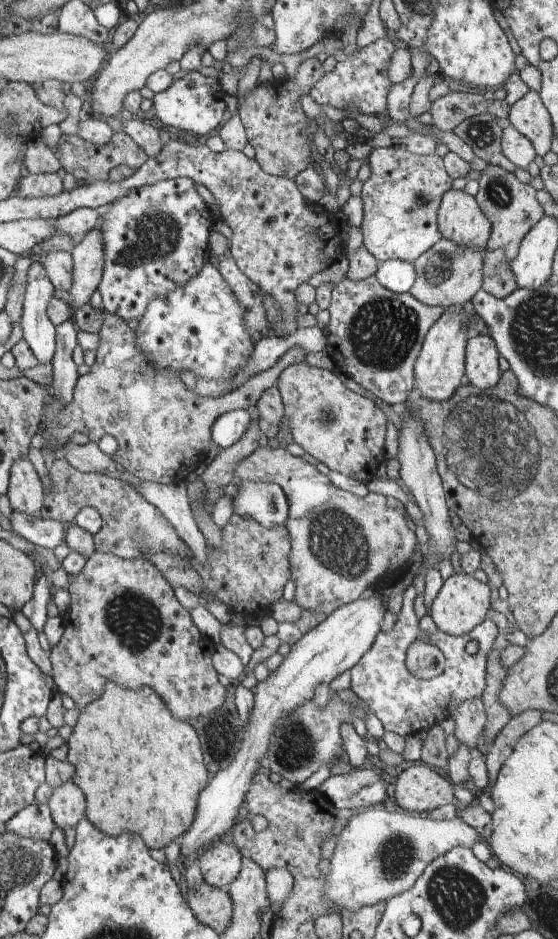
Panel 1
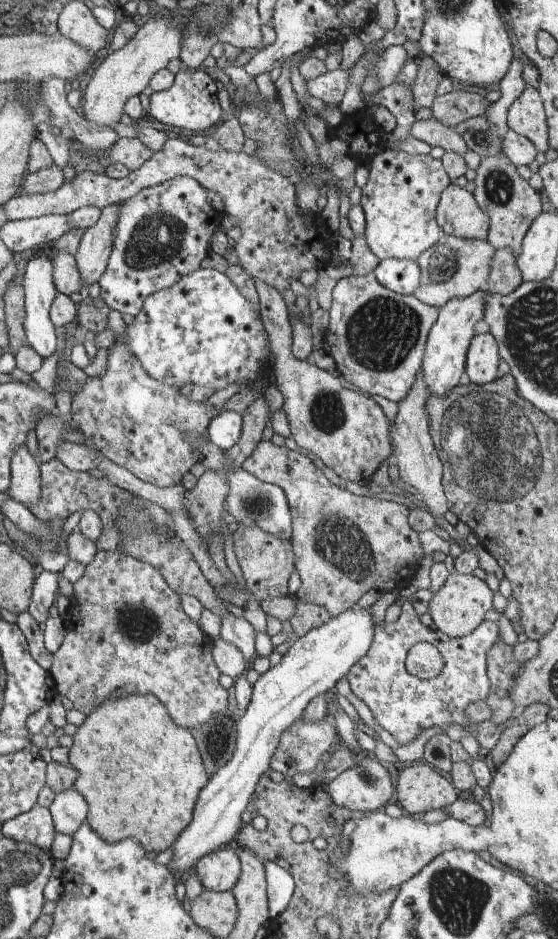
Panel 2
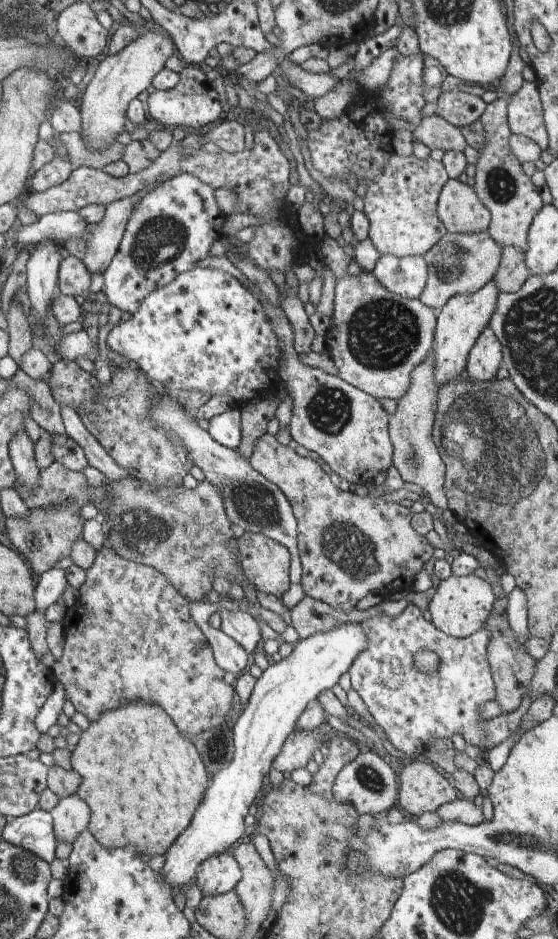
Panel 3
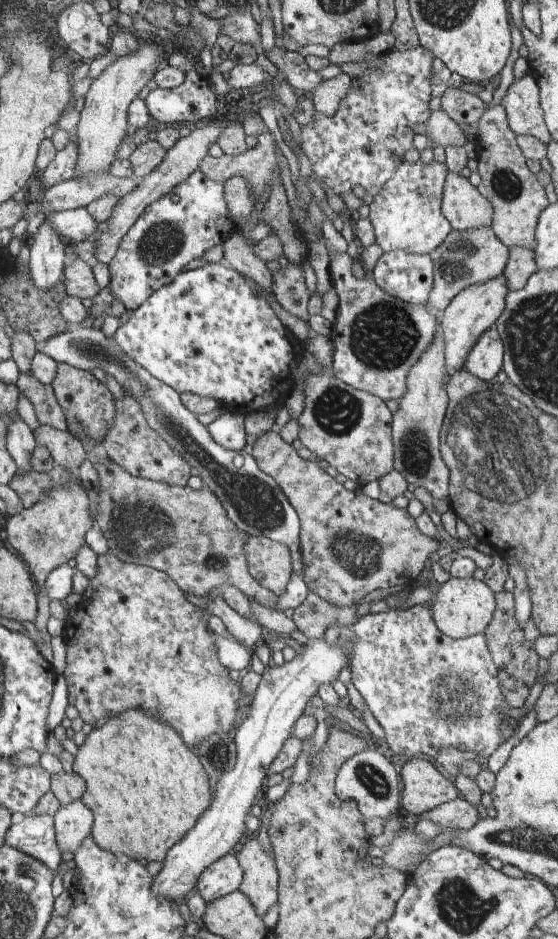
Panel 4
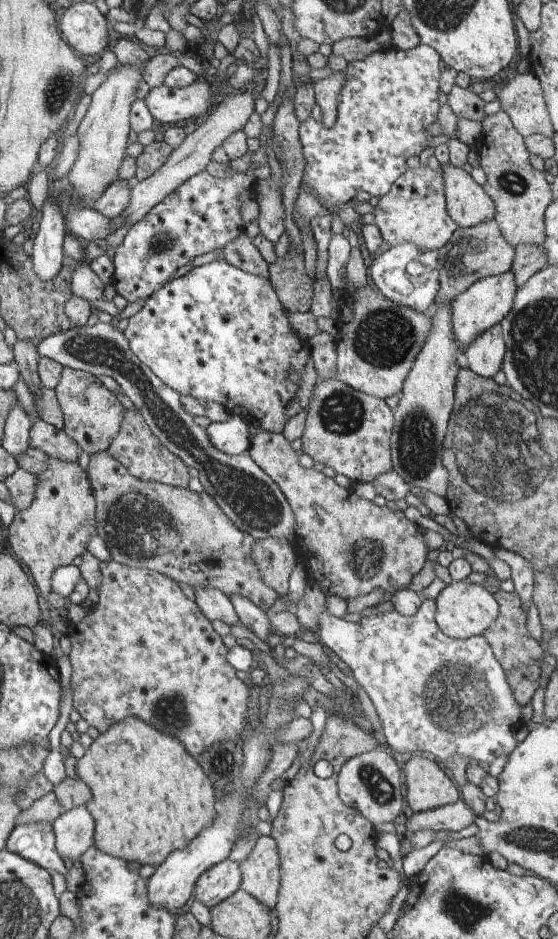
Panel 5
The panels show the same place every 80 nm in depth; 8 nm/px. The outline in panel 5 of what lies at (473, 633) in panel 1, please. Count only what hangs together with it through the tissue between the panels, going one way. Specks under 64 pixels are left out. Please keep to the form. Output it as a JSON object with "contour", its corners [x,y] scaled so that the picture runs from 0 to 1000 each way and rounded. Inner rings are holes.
{"contour":[[[756,637],[740,656],[722,656],[703,650],[677,656],[647,657],[642,662],[622,662],[584,650],[575,651],[566,679],[618,705],[638,728],[663,743],[690,784],[688,796],[738,804],[769,802],[792,810],[801,807],[848,807],[860,815],[873,816],[891,805],[910,805],[923,798],[923,777],[930,773],[934,754],[869,678],[849,676],[810,681],[794,675],[778,661],[778,644],[776,639]]]}

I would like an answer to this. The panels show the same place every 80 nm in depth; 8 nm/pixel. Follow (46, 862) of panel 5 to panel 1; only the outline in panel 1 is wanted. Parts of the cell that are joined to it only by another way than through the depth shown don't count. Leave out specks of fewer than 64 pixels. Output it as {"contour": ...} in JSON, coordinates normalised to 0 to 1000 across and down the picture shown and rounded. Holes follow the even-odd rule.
{"contour":[[[66,854],[48,857],[16,874],[7,875],[13,886],[72,896],[86,896],[99,881],[86,857]]]}

